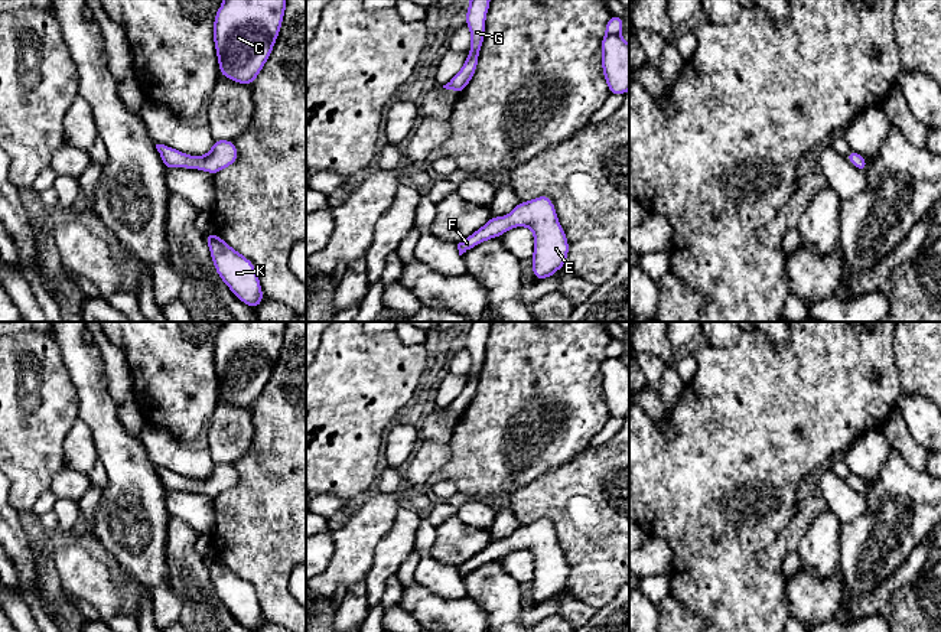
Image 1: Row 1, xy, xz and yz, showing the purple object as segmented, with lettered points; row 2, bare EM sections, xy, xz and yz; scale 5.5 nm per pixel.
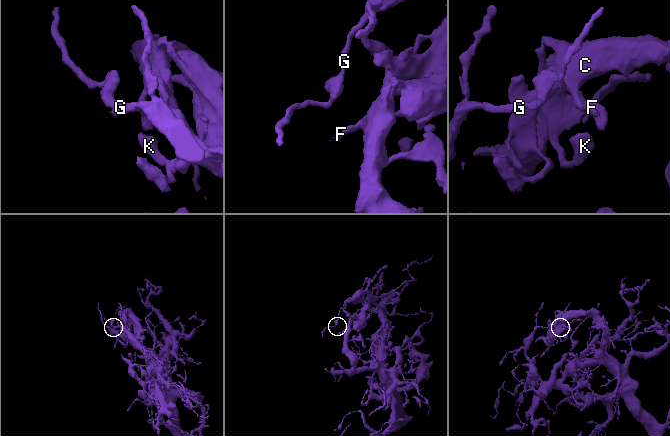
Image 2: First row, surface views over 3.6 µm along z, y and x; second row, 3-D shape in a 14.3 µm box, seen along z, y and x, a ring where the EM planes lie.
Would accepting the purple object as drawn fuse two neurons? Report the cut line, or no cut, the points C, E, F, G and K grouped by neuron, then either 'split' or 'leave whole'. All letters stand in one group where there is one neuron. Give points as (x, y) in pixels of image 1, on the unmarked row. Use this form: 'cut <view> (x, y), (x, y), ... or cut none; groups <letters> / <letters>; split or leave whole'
cut none; groups C E F G K; leave whole

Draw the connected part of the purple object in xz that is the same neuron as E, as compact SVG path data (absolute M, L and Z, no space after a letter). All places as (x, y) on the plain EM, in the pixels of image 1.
M541 518L528 525L520 525L507 540L491 543L472 558L458 567L459 579L478 567L501 560L515 550L528 550L534 557L533 599L543 603L556 597L569 577L569 564L557 543L551 522Z

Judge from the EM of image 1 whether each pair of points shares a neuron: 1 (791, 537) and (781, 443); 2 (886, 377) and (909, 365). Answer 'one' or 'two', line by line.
1: two
2: two

